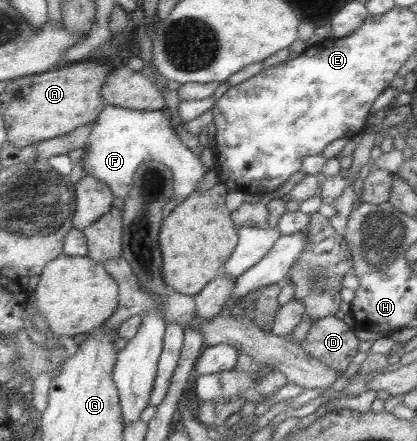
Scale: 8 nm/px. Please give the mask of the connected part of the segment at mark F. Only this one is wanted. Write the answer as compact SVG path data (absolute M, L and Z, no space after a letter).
M105 104L90 127L84 150L80 161L83 174L98 179L114 197L123 200L128 197L126 193L130 191L132 175L140 164L146 161L164 164L170 170L174 184L172 200L164 206L164 212L170 212L195 192L196 184L208 171L172 130L166 111L132 110Z

